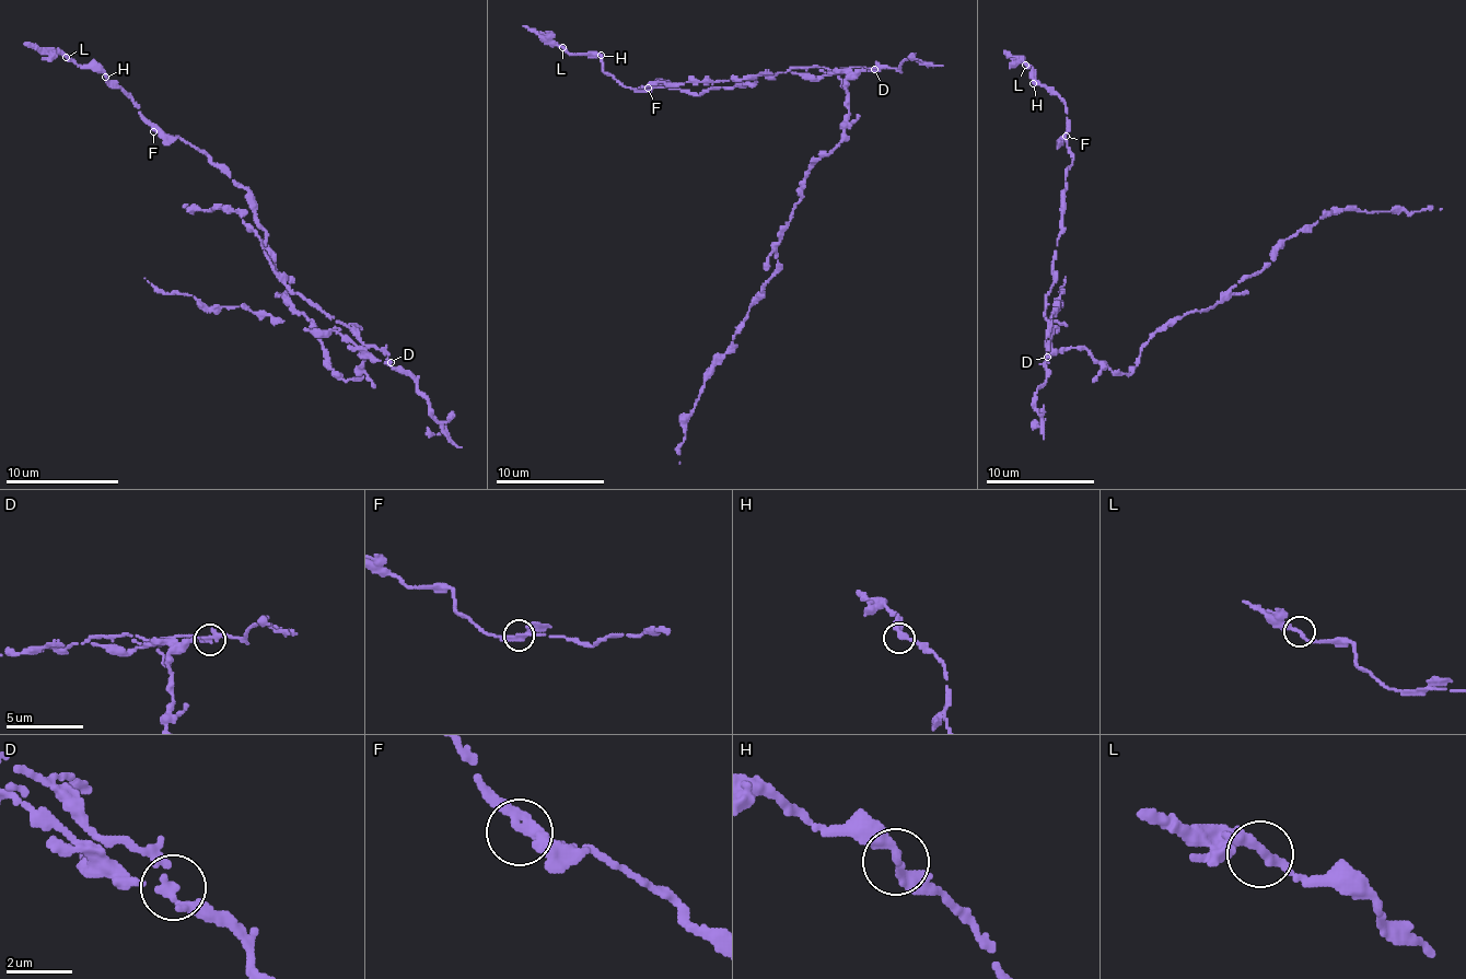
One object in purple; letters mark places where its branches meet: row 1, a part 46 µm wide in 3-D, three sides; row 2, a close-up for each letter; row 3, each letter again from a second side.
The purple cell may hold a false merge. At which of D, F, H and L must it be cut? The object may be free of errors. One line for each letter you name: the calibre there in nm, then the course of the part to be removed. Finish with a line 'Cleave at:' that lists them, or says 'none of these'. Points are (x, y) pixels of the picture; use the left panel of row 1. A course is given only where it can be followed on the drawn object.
D: Thickness 280 nm. Course of the part to remove: (390, 361), (361, 352), (356, 379), (344, 379), (242, 217), (188, 208)
Cleave at: D

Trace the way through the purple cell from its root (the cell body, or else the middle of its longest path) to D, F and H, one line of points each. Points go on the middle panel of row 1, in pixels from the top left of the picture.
D: (847, 82), (873, 69)
F: (847, 82), (847, 69), (794, 66), (772, 77), (756, 74), (754, 82), (707, 88), (701, 93), (648, 88)
H: (847, 82), (847, 69), (794, 66), (701, 93), (626, 88), (604, 69), (601, 55)

